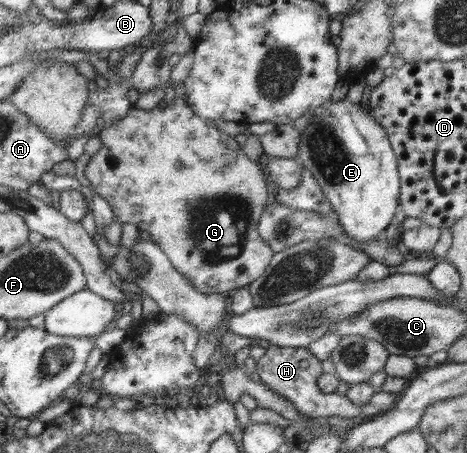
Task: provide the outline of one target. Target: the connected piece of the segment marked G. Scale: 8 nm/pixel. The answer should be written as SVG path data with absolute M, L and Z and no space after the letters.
M180 97L174 98L167 103L164 109L160 107L152 110L144 110L134 107L126 118L116 124L104 128L100 133L101 149L90 159L84 162L84 174L90 181L90 187L99 194L111 206L114 221L134 224L139 230L144 230L151 235L151 241L162 247L164 253L172 260L175 268L180 271L188 284L196 291L203 294L227 294L230 291L246 287L248 282L254 281L262 275L264 268L272 259L274 252L264 243L257 234L257 221L265 206L271 200L272 188L264 184L262 167L256 162L248 159L241 150L240 145L232 136L221 132L210 120L204 120L192 112L186 101Z

